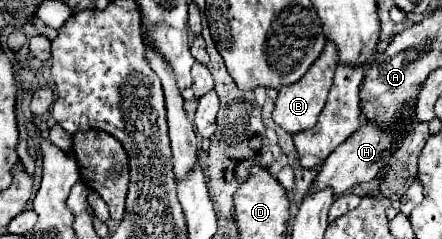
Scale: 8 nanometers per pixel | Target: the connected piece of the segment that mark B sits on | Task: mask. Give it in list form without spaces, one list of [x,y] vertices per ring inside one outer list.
[[[327,42],[321,56],[313,62],[313,66],[307,70],[307,74],[301,80],[297,80],[291,86],[279,88],[279,96],[275,100],[275,110],[273,110],[273,120],[283,130],[287,130],[289,134],[295,134],[301,130],[309,130],[317,122],[325,94],[327,94],[327,88],[331,86],[331,80],[333,80],[335,66],[337,66],[337,48],[335,48],[335,44]]]

